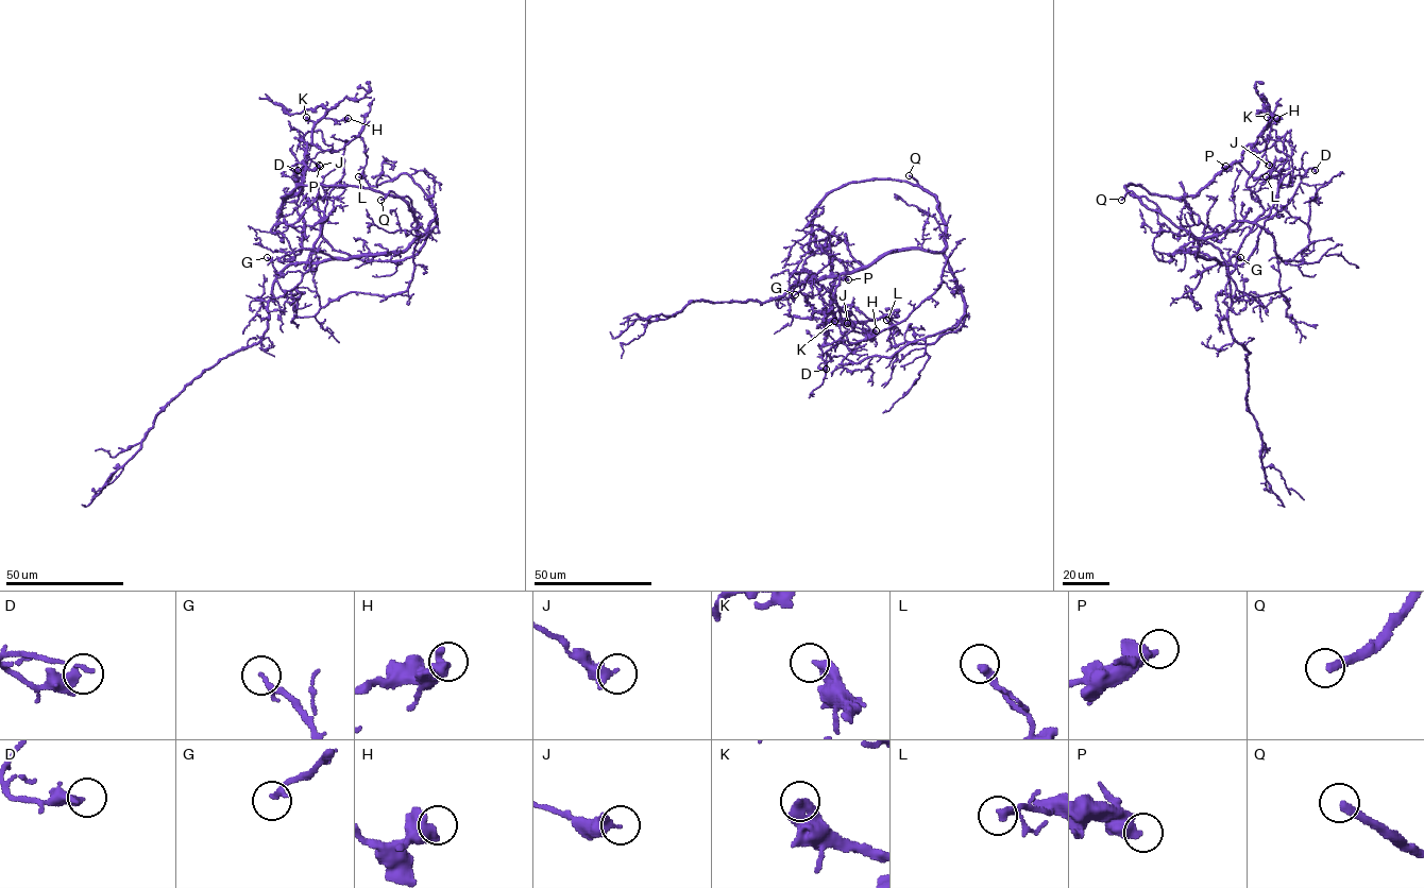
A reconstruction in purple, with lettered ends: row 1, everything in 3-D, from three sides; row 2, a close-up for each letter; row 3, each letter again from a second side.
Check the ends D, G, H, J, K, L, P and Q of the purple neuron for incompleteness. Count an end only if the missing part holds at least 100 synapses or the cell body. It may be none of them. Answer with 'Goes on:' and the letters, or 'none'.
Goes on: Q

